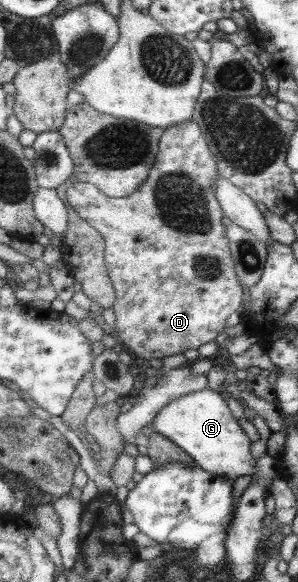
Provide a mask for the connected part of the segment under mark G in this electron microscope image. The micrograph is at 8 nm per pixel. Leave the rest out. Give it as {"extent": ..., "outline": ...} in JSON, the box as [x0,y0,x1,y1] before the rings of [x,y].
{"extent":[150,387,255,483],"outline":[[[207,387],[165,403],[150,425],[155,432],[181,448],[197,467],[207,473],[227,478],[233,483],[236,477],[251,475],[255,471],[249,438],[239,427],[238,420],[231,416],[225,398]]]}

